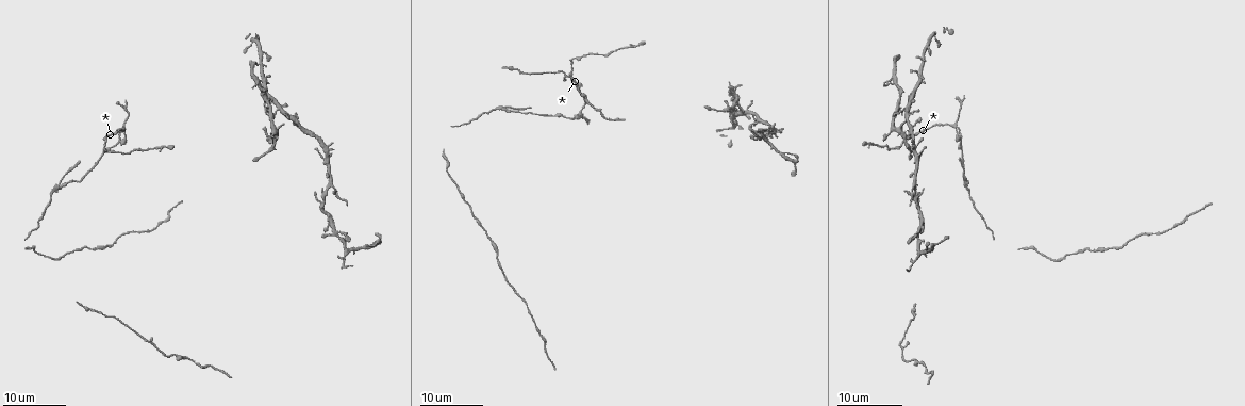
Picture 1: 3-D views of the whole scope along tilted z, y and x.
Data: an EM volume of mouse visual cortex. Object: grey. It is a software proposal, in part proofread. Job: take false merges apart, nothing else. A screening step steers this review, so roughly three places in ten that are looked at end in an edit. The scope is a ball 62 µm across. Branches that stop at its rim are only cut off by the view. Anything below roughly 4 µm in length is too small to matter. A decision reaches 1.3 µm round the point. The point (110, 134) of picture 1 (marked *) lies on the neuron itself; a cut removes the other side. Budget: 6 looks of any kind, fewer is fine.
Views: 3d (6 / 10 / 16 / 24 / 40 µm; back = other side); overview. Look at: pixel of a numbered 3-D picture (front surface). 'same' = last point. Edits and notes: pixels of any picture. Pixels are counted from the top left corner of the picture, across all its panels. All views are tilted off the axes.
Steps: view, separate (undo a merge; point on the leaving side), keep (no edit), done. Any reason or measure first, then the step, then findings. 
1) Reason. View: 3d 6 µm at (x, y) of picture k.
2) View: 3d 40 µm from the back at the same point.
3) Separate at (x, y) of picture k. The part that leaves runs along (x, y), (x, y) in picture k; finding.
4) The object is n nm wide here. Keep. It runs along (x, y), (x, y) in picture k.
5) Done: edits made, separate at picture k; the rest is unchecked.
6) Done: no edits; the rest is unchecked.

Four arms meet. View: 3d 16 µm at (957, 125) of picture 1.

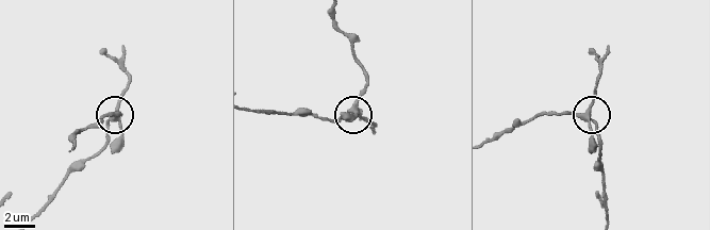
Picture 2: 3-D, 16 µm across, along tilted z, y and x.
View: 3d 6 µm at (588, 113) of picture 2.

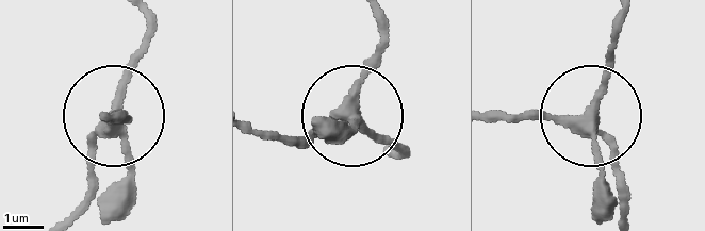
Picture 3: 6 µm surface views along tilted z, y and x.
4 arms meet here. Keep. It runs along (494, 114), (585, 111), (612, 27) in picture 3; all the same neuron.

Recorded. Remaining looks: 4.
Three arms meet. View: 3d 16 µm at (57, 185) of picture 1.

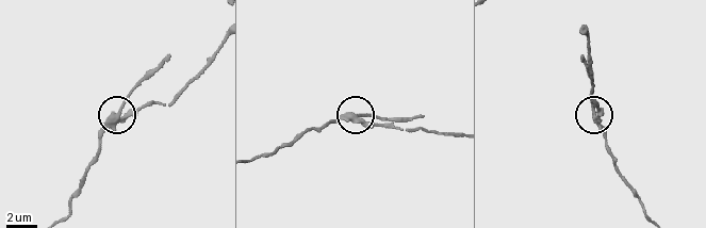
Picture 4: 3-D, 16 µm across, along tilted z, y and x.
Closer look. View: 3d 6 µm at (117, 115) of picture 4.

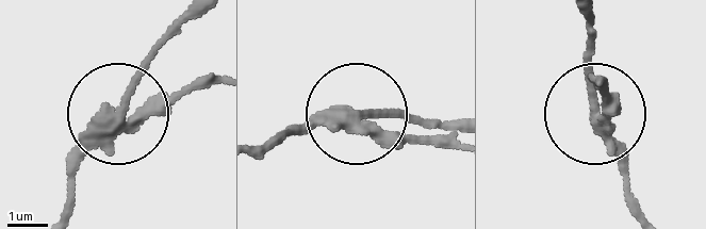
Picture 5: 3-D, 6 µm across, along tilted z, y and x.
The object is 260 nm wide here. Separate at (133, 87) of picture 5. The part that leaves runs along (96, 132), (135, 75), (196, 17) in picture 5; a second neuron is stuck on.

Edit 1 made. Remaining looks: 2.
Done: edits made, separate at picture 5; the rest is unchecked.

